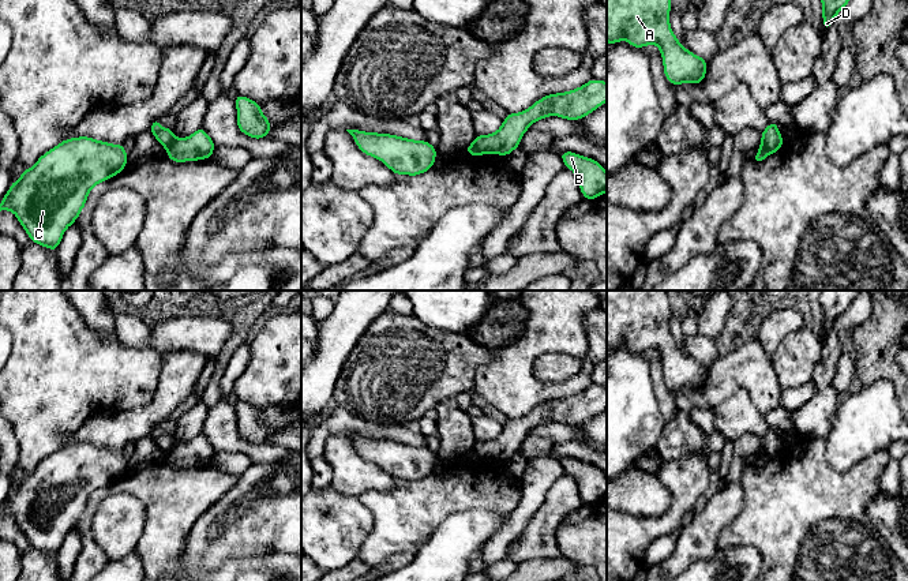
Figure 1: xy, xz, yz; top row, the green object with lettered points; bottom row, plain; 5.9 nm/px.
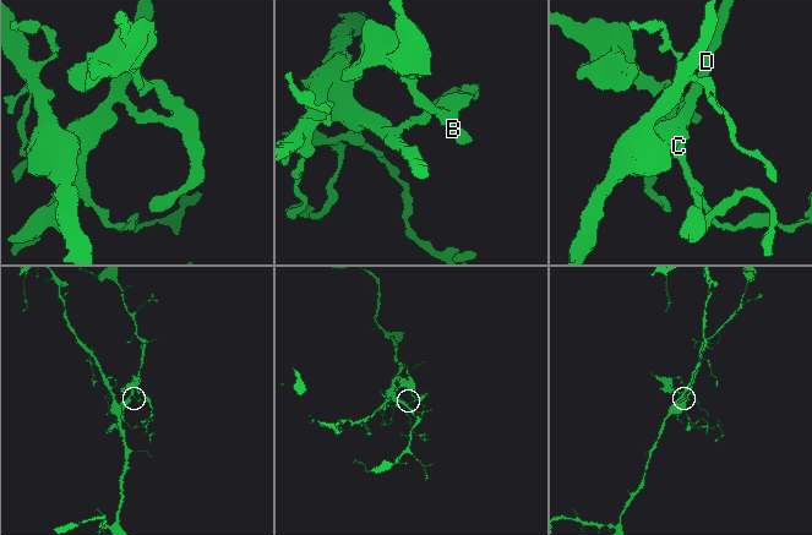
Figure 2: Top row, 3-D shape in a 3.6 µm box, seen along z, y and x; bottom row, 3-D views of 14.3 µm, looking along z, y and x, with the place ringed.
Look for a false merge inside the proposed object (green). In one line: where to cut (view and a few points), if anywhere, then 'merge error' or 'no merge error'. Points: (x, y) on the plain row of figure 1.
xy (175, 445), (167, 454) | merge error

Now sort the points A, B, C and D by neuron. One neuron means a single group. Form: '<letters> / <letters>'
A B / C D

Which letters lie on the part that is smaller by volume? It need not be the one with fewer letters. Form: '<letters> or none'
A, B

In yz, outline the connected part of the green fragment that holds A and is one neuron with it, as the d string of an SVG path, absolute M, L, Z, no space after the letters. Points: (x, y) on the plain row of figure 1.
M607 290L607 348L616 349L626 345L634 353L649 349L659 352L663 360L664 381L671 390L701 389L706 382L706 364L684 355L669 331L671 303L667 290Z

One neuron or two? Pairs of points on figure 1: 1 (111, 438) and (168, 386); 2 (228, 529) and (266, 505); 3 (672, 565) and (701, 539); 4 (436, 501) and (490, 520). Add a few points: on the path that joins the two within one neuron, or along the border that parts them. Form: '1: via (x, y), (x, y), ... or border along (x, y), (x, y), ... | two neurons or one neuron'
1: via (127, 426), (135, 424), (160, 403) | one neuron
2: via (237, 525), (256, 514) | one neuron
3: via (679, 558), (694, 542) | one neuron
4: border along (496, 510), (457, 510), (449, 514), (438, 528) | two neurons

